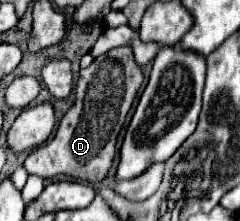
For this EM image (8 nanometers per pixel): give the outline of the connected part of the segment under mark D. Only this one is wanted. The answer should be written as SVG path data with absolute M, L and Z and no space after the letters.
M129 47L111 49L99 55L87 69L81 69L75 87L75 103L63 115L55 137L49 139L43 147L33 149L25 159L27 173L35 173L45 179L69 175L85 179L85 183L103 181L113 165L117 153L117 137L123 129L141 83L143 69L135 63Z

